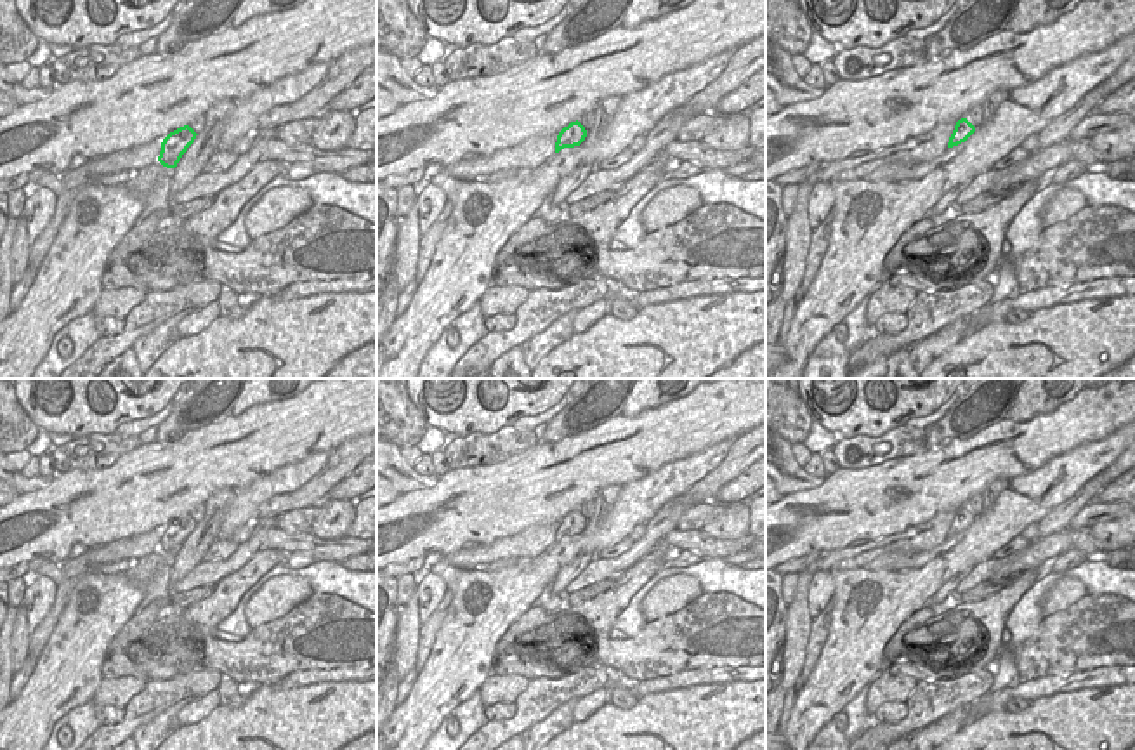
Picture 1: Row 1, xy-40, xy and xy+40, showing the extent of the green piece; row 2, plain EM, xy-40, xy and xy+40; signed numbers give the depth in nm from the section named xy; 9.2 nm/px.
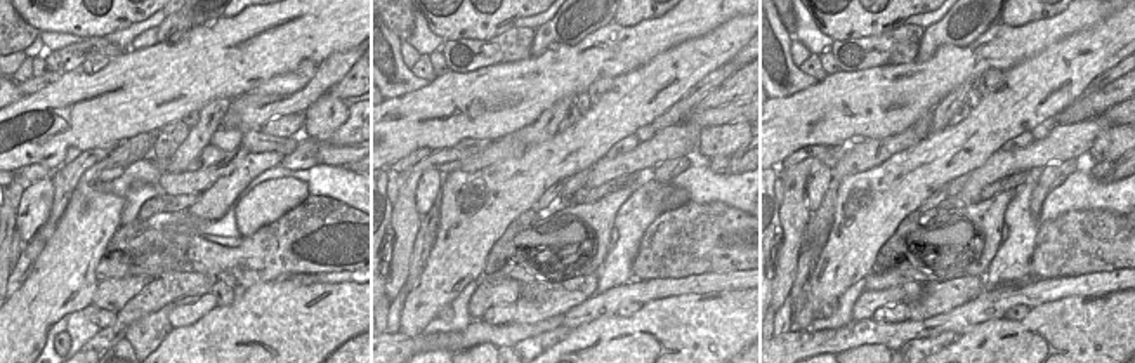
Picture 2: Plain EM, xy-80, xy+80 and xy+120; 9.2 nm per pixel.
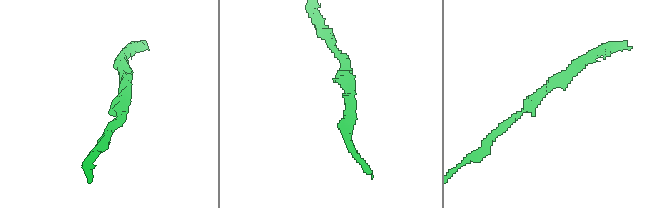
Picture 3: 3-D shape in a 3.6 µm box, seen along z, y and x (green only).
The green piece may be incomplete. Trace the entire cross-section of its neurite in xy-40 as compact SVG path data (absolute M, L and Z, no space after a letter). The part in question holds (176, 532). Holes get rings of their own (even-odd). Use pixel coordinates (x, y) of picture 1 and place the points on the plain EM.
M189 514L170 521L161 531L158 550L167 557L175 557L196 524L198 523Z

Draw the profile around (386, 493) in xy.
M377 472L377 509L392 503L397 497L392 483Z

